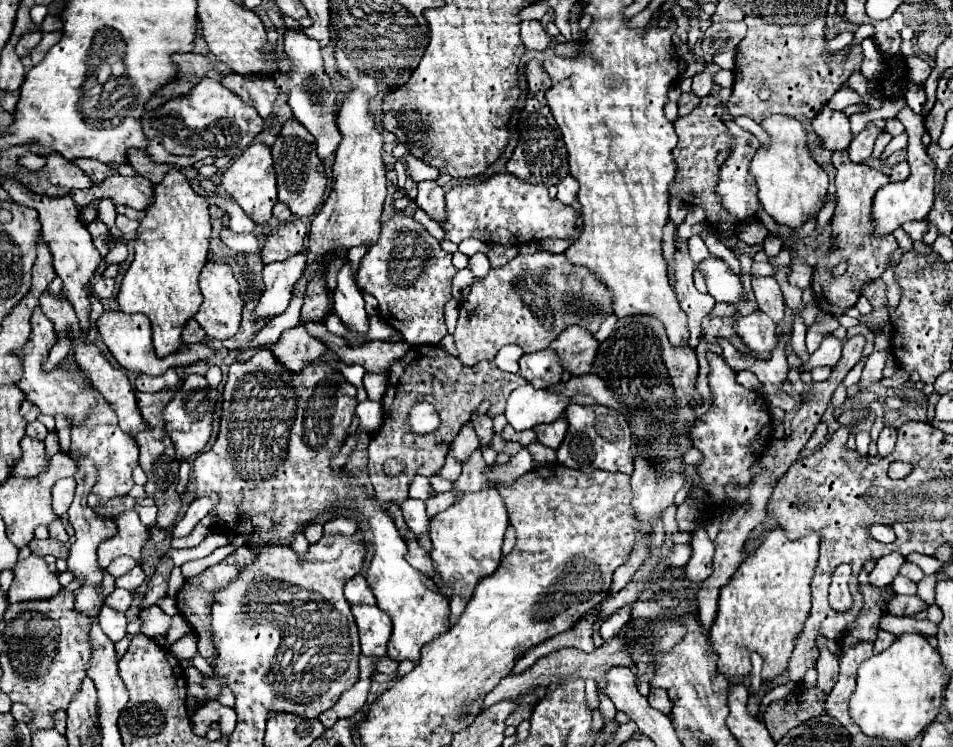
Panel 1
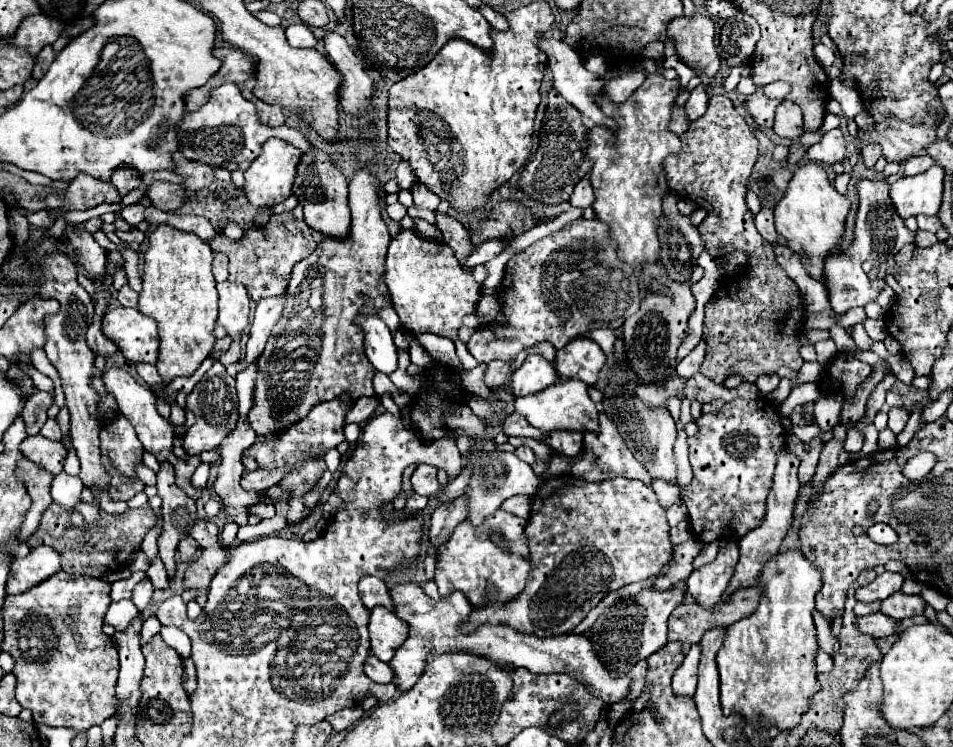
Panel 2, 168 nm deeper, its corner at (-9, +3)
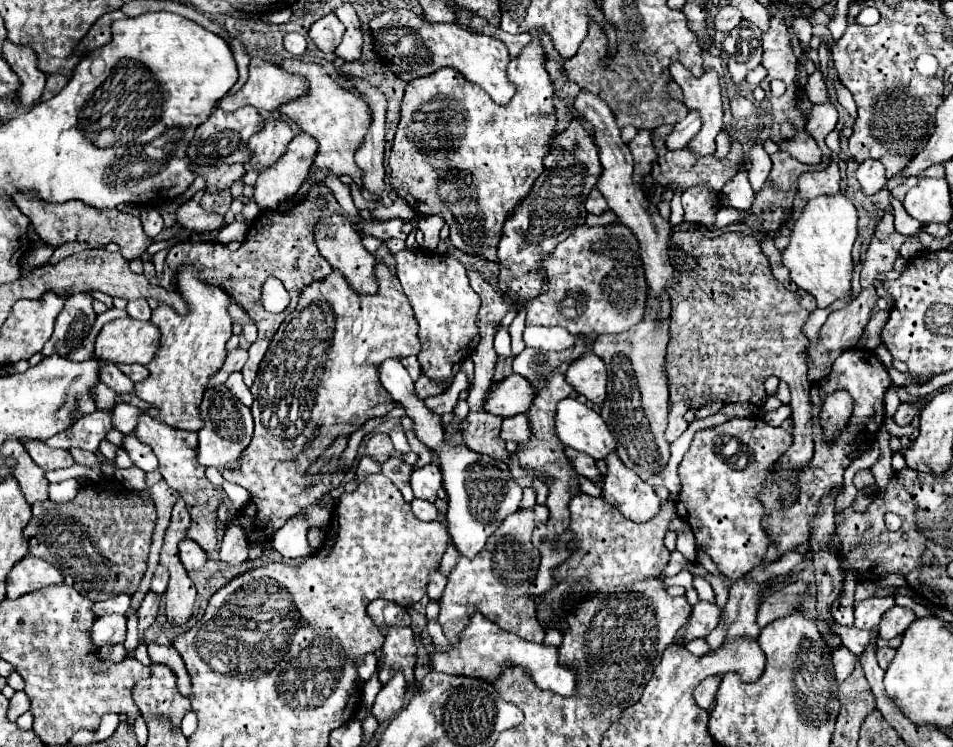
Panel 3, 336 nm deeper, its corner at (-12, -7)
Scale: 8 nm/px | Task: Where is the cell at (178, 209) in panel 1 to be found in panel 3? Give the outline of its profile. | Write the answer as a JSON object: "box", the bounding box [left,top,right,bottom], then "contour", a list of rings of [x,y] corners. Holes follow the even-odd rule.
{"box":[136,267,232,431],"contour":[[[190,267],[178,271],[178,281],[178,293],[186,299],[190,313],[178,315],[164,303],[152,311],[150,321],[160,329],[162,341],[156,357],[146,365],[150,377],[136,383],[136,395],[160,411],[158,421],[174,429],[200,431],[204,421],[200,419],[198,405],[202,403],[208,379],[222,369],[226,361],[226,343],[232,337],[232,319],[228,315],[230,295],[214,285],[198,283]]]}

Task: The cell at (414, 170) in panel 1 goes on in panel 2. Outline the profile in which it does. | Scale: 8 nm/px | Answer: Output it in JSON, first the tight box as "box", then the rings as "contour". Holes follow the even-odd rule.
{"box":[411,181,439,211],"contour":[[[417,181],[413,187],[411,187],[411,193],[413,193],[413,201],[425,209],[431,209],[435,211],[437,205],[439,205],[439,197],[427,187],[427,185],[421,185],[421,181]]]}

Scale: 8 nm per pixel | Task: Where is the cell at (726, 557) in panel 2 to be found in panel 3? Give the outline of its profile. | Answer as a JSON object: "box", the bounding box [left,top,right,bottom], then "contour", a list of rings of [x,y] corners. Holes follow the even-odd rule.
{"box":[678,601,720,645],"contour":[[[698,601],[692,609],[692,615],[690,615],[690,621],[688,621],[688,627],[682,635],[682,639],[678,641],[680,645],[686,645],[688,641],[694,641],[694,639],[704,639],[720,621],[720,609],[716,603],[702,603]]]}

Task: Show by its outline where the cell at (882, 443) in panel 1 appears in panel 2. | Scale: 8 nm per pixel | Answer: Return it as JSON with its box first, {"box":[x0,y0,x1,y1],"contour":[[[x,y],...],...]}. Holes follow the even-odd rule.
{"box":[889,407,909,435],"contour":[[[893,407],[893,409],[889,411],[889,429],[891,429],[895,435],[899,435],[899,433],[905,429],[907,421],[909,421],[909,411],[907,411],[907,409],[903,409],[903,407]]]}

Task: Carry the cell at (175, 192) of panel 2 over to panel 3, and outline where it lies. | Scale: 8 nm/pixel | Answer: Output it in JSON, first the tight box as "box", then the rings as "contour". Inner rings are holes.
{"box":[178,201,224,233],"contour":[[[186,201],[178,209],[178,223],[190,231],[196,233],[210,233],[224,225],[224,215],[218,213],[206,213],[196,201]]]}

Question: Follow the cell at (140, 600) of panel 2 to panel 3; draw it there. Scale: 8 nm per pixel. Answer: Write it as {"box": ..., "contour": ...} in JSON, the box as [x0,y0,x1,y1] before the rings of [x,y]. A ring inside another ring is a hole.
{"box":[150,565,168,595],"contour":[[[158,565],[156,571],[154,571],[152,587],[150,587],[150,589],[152,589],[152,593],[156,593],[156,595],[164,595],[166,587],[168,587],[168,571],[166,571],[164,565]]]}

